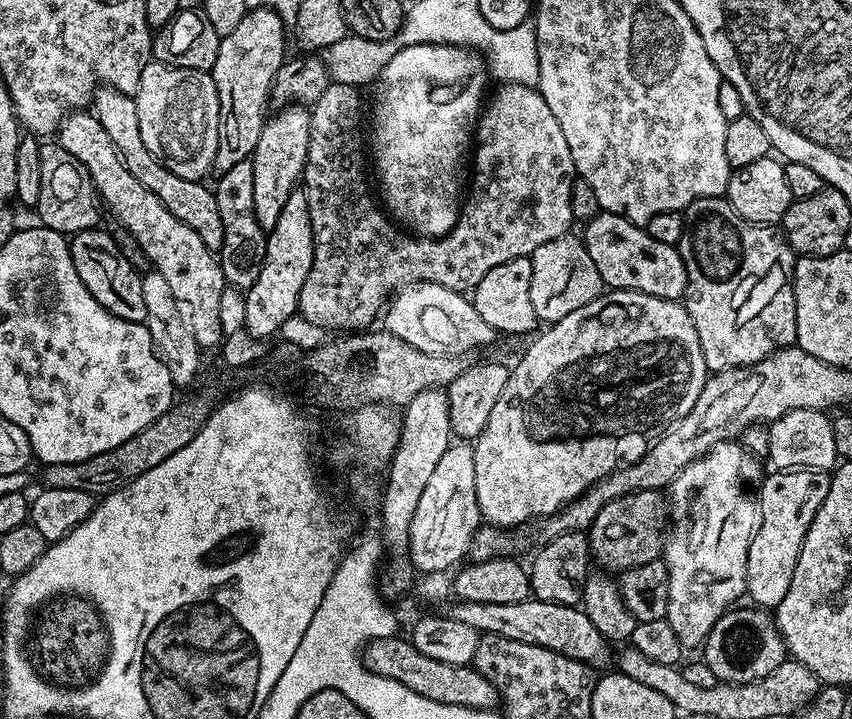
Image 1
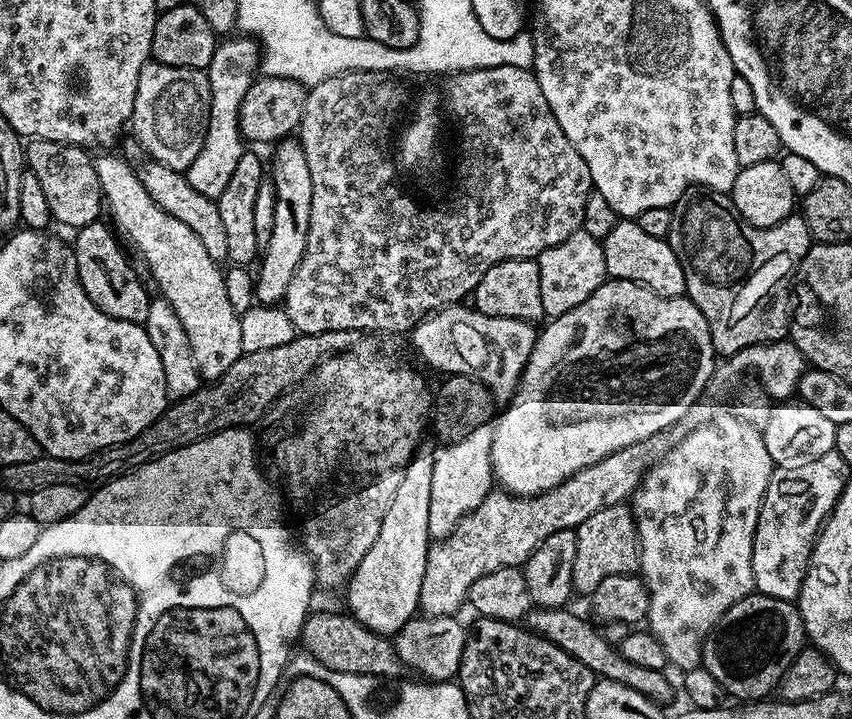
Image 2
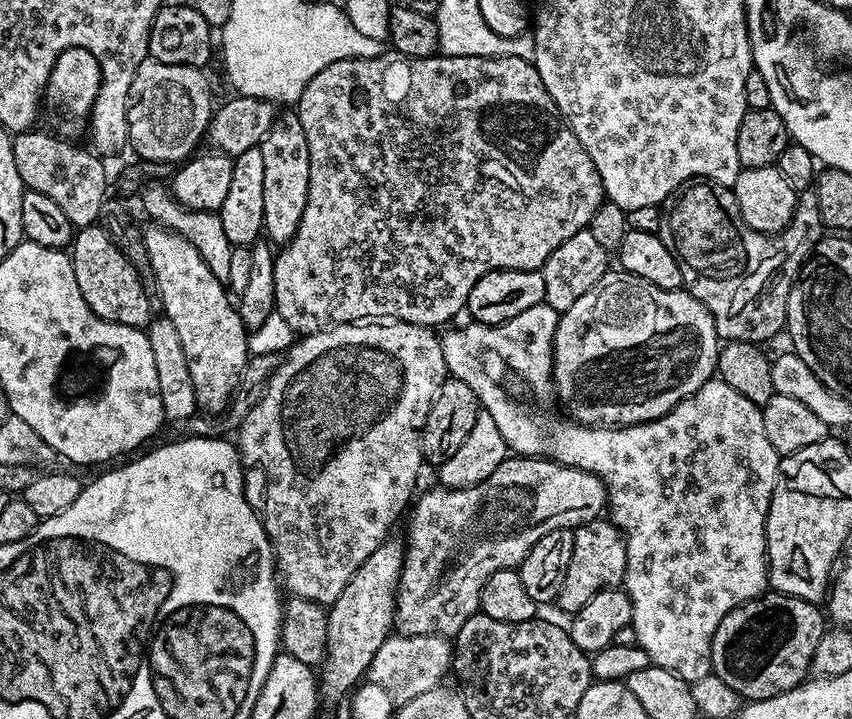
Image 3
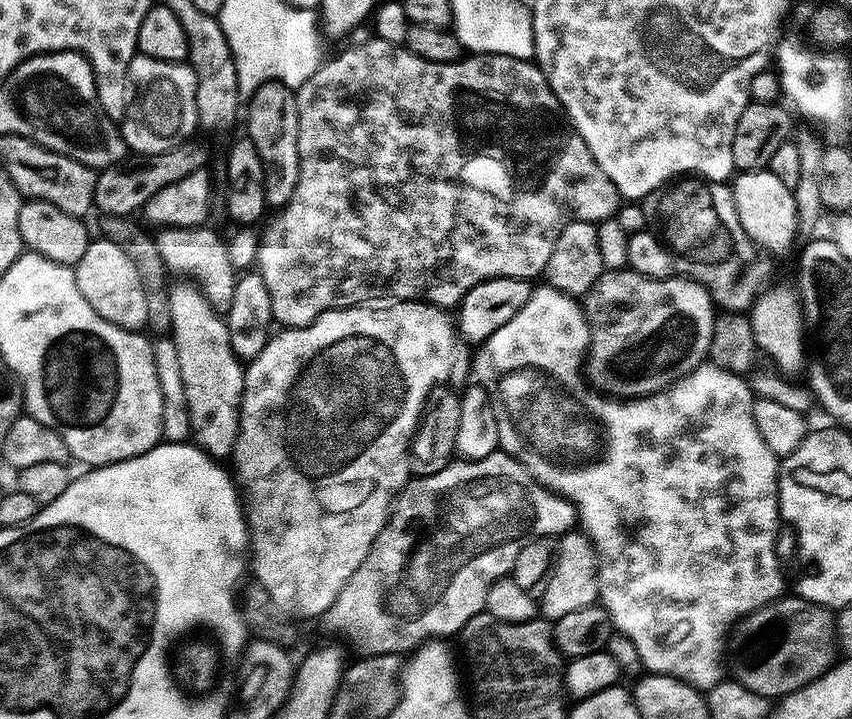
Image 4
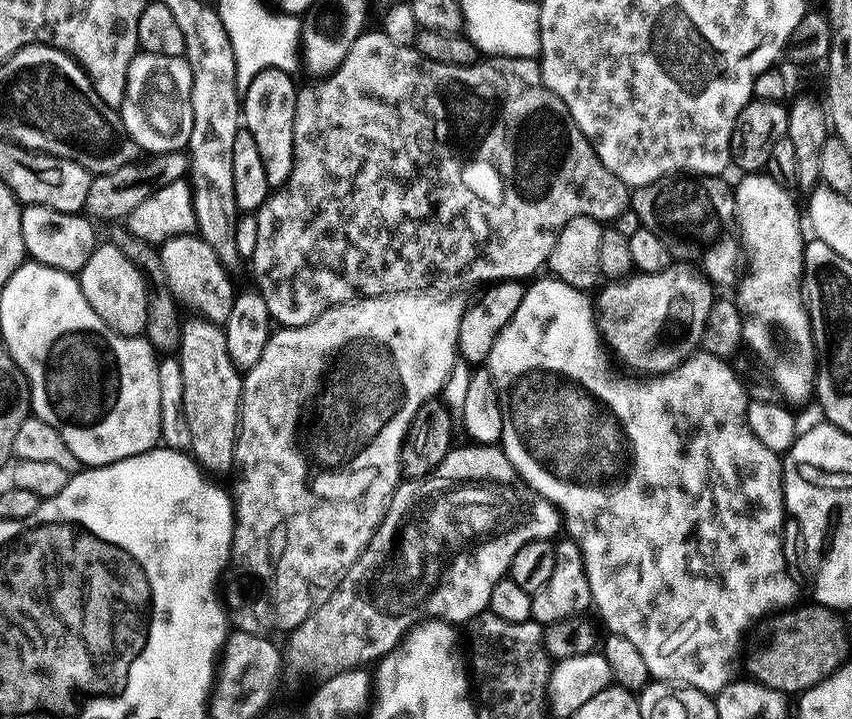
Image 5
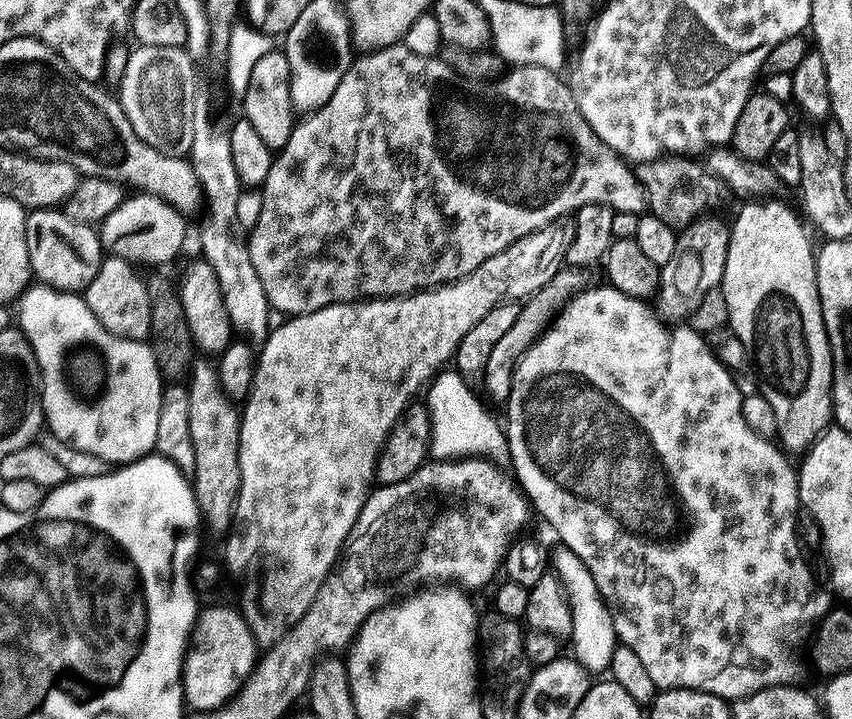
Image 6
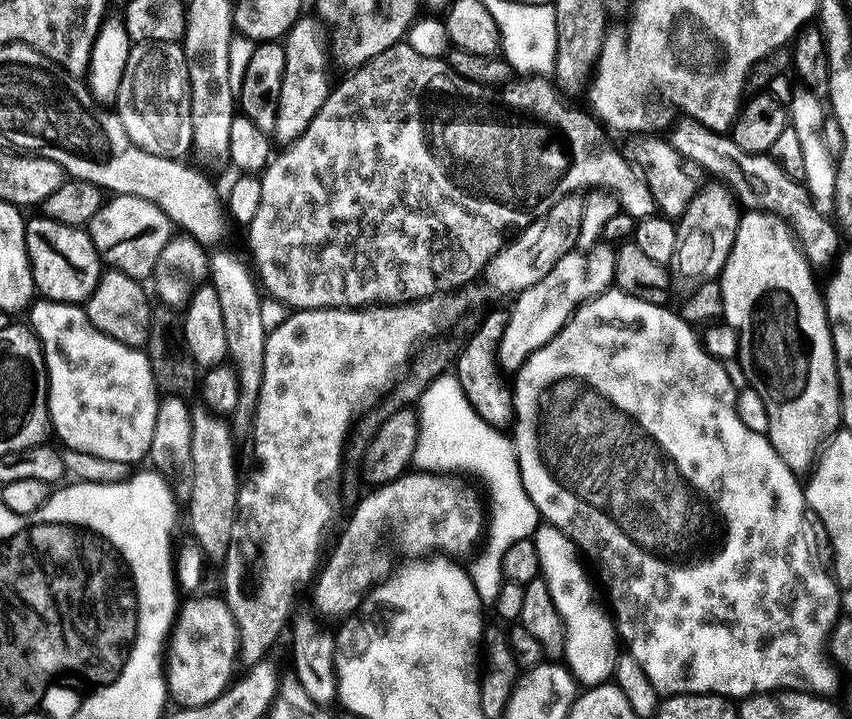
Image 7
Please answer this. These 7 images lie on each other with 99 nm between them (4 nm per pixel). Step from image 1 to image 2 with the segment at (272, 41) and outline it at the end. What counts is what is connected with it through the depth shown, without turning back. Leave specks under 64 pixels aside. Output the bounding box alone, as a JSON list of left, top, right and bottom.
[187,35,262,201]

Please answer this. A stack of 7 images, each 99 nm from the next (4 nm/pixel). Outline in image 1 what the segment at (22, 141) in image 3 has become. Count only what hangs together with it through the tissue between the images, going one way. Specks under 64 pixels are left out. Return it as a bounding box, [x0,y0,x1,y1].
[34,142,101,234]

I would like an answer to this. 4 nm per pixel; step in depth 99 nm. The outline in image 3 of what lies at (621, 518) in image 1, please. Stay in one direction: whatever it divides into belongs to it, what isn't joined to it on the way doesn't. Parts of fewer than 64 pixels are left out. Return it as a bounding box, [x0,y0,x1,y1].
[555,518,626,614]

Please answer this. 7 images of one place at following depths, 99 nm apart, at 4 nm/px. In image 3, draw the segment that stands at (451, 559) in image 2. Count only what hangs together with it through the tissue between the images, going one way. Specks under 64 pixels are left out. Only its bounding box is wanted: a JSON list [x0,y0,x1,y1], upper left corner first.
[396,456,608,637]

